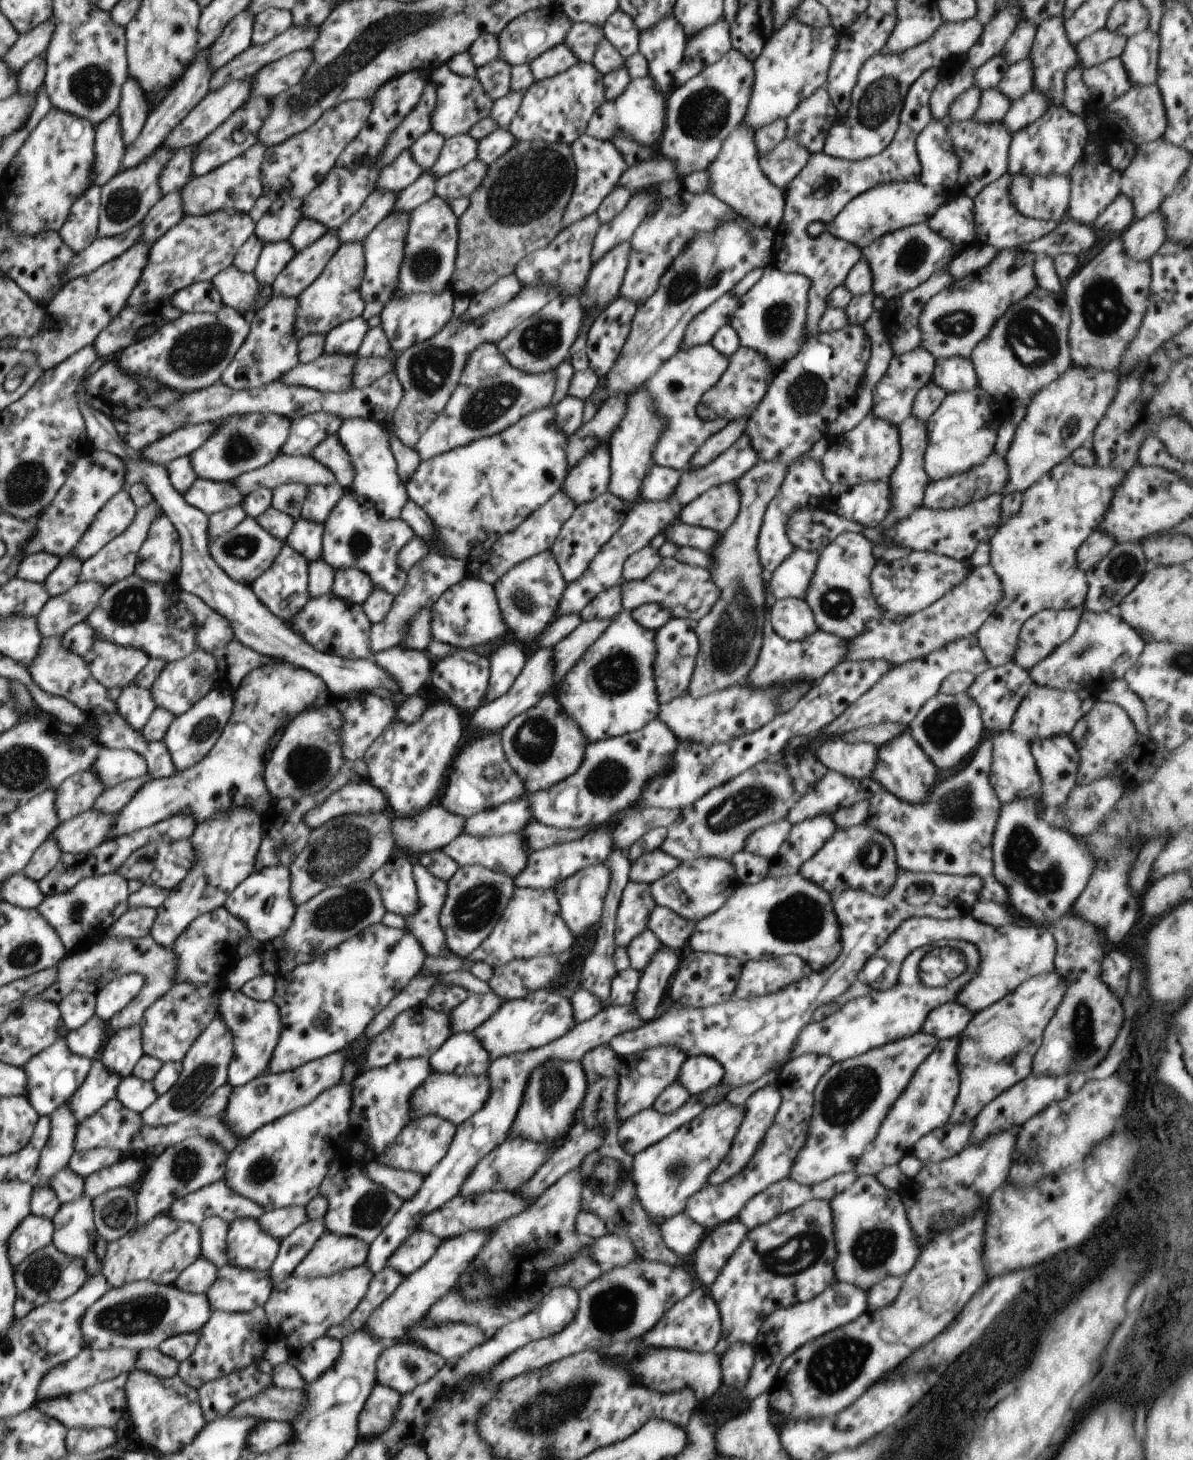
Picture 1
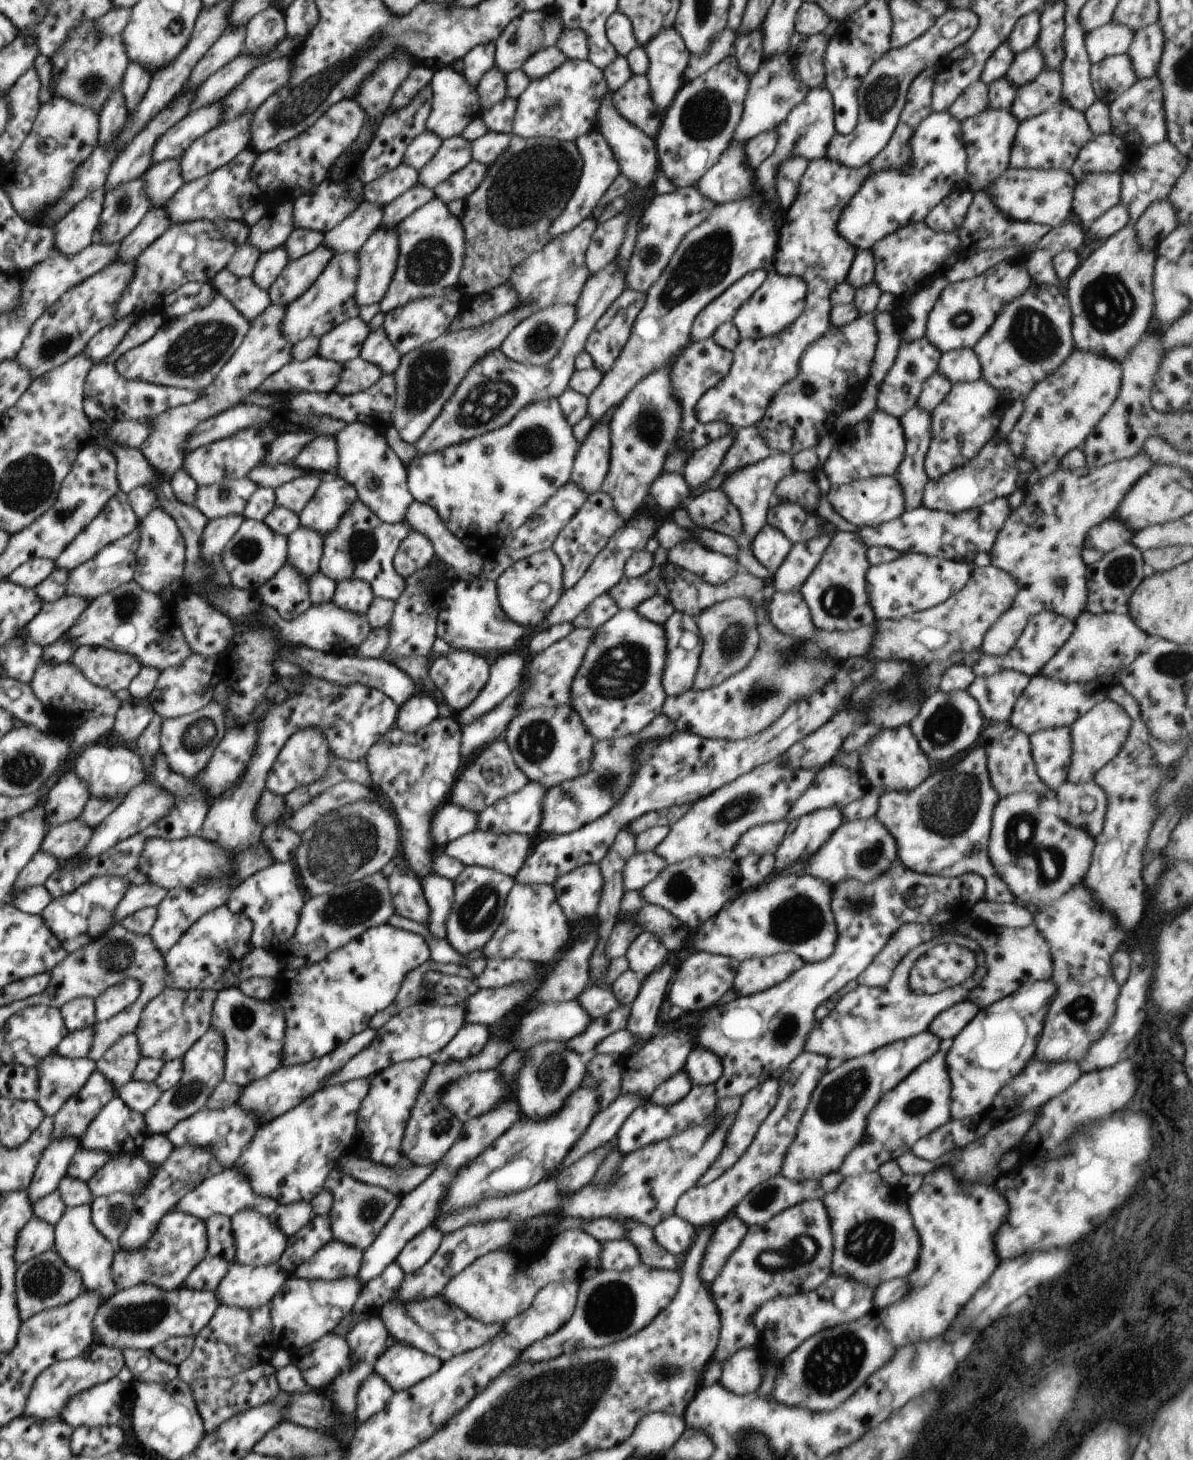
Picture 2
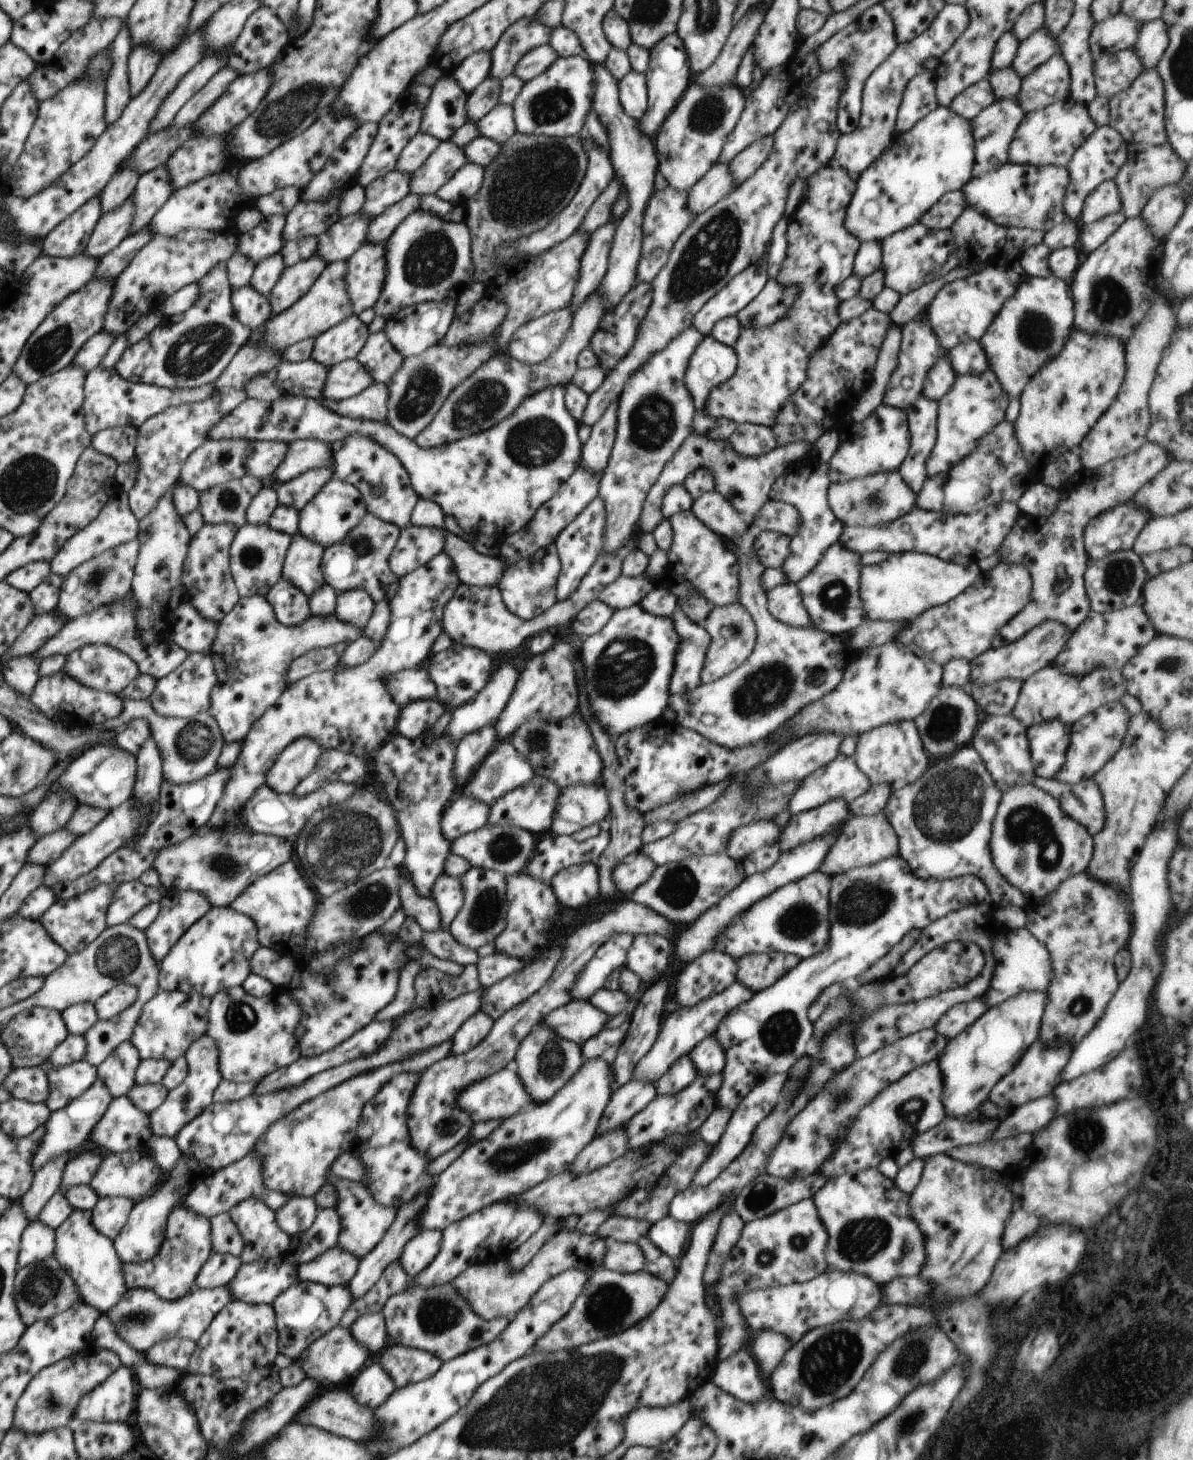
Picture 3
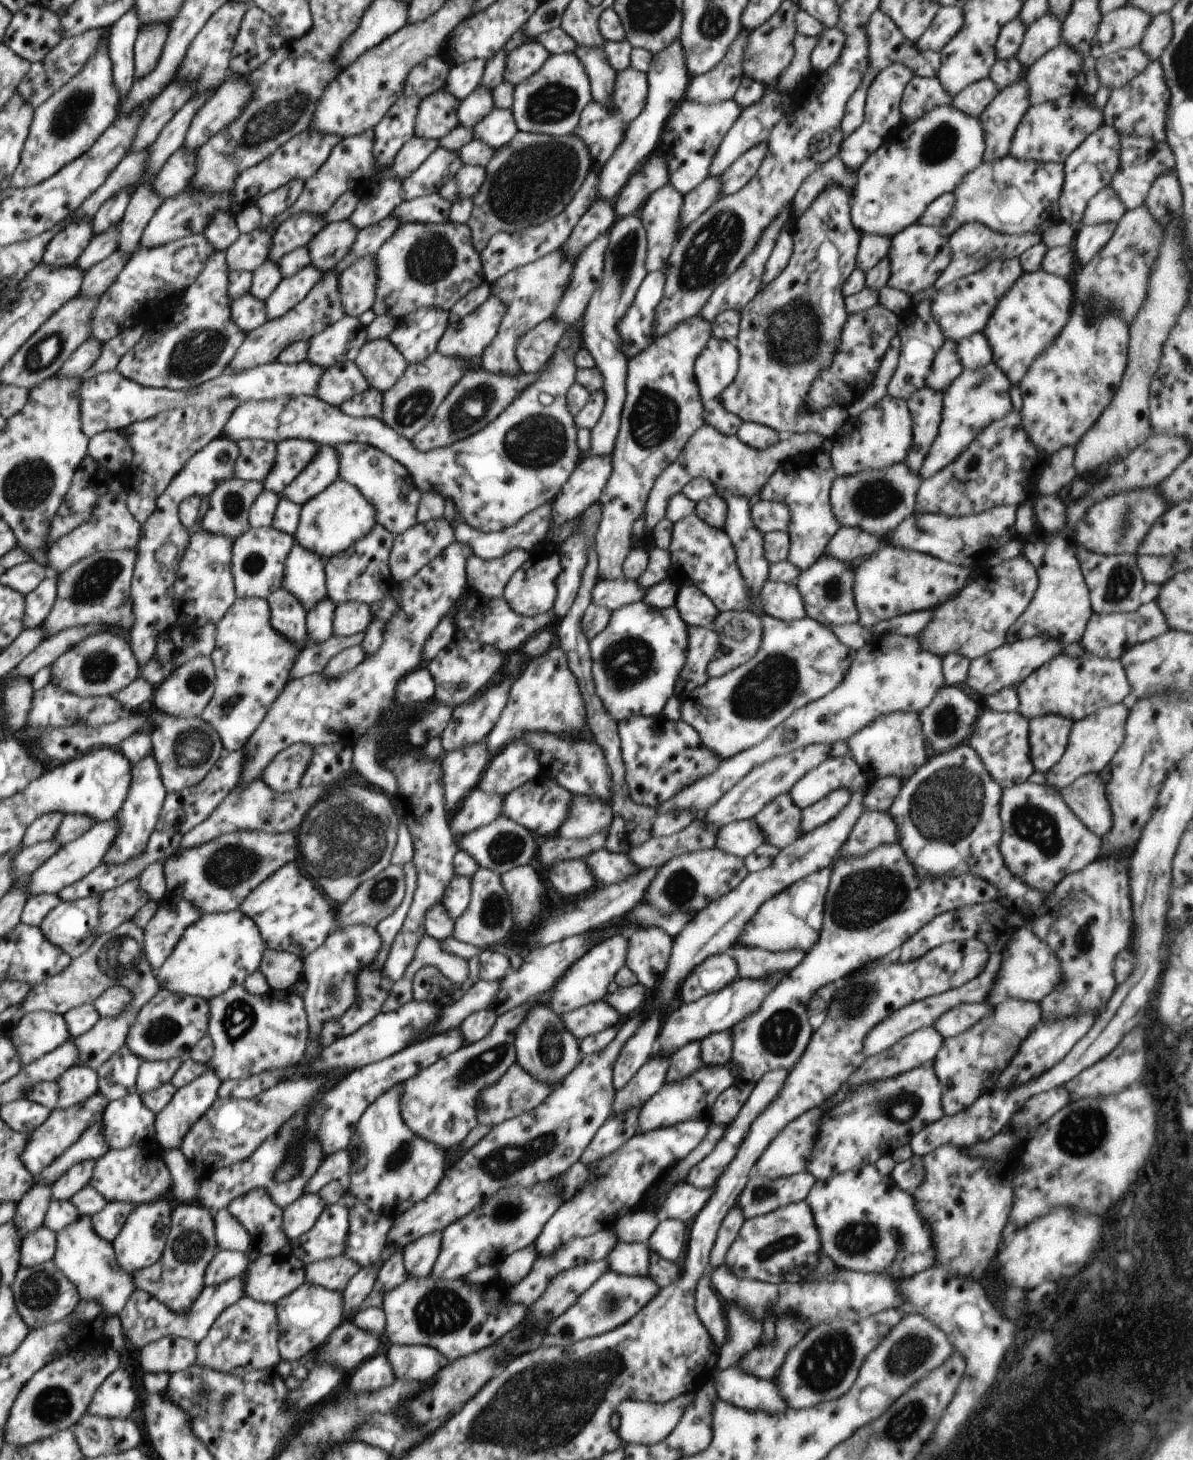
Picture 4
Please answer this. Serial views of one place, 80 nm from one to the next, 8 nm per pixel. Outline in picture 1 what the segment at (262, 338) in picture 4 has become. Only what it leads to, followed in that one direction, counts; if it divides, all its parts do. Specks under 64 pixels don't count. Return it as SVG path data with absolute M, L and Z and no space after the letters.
M364 241L342 243L334 256L325 264L318 278L299 294L297 298L299 307L294 323L297 340L313 334L326 335L338 325L361 316L366 304L359 292L365 273L363 244Z

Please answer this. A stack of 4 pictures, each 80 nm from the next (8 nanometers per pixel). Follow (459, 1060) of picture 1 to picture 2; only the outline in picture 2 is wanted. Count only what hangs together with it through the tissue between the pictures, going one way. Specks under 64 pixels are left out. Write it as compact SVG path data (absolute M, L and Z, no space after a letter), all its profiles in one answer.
M466 1022L463 1028L440 1050L436 1056L431 1057L433 1063L444 1064L454 1060L466 1060L482 1052L489 1038L488 1027L478 1022Z

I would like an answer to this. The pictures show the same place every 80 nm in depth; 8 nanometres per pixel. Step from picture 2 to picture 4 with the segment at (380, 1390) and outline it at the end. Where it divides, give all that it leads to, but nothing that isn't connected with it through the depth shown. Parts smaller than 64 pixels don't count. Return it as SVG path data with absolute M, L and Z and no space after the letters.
M384 1352L360 1363L355 1370L350 1378L350 1388L354 1392L376 1392L380 1388L389 1387L396 1379Z

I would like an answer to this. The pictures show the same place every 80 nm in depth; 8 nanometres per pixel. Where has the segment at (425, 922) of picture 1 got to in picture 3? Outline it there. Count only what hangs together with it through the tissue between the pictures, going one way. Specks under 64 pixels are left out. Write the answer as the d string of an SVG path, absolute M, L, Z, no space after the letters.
M448 874L436 878L432 886L432 899L438 906L443 929L448 929L464 906L464 888L460 878L452 878Z

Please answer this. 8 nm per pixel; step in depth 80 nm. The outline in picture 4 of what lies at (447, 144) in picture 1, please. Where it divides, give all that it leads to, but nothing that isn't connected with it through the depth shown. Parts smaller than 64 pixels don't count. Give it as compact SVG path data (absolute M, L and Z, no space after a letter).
M439 147L430 157L406 179L403 180L405 201L417 197L436 195L463 166L457 152Z

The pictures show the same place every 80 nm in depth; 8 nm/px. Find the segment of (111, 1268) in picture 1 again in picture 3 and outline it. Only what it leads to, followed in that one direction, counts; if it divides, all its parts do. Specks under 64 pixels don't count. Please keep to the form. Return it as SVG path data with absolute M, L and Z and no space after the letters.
M182 1204L176 1206L169 1215L166 1239L155 1256L138 1264L123 1264L124 1280L128 1289L152 1290L159 1298L174 1302L184 1298L196 1287L198 1272L212 1256L212 1228L210 1219L196 1214Z

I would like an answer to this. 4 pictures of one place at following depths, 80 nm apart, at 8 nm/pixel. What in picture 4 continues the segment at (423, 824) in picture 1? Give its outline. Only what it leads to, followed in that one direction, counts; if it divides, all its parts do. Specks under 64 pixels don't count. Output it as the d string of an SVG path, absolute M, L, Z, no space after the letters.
M472 789L464 798L463 802L450 815L449 827L455 836L465 835L474 829L490 824L496 817L500 816L503 797L491 795Z

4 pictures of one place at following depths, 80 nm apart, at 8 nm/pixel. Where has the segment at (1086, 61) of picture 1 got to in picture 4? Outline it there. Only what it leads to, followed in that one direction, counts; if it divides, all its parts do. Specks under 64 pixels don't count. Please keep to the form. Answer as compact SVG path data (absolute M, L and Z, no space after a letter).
M1128 4L1104 15L1095 35L1092 57L1098 59L1123 49L1139 47L1151 18Z

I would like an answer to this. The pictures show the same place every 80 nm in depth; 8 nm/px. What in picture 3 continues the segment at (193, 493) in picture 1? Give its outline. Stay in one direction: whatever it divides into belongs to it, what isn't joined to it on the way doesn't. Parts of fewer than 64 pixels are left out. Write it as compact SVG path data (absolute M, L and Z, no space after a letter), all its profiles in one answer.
M245 475L202 492L199 510L205 524L232 524L236 530L242 528L248 523L248 506L263 486L263 481Z

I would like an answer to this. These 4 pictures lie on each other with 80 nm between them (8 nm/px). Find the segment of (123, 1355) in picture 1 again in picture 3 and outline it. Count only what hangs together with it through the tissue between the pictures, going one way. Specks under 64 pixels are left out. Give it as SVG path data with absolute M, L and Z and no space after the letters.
M92 1346L40 1370L16 1402L11 1429L30 1436L72 1425L74 1410L78 1410L80 1400L105 1382L120 1366L120 1358L112 1350Z

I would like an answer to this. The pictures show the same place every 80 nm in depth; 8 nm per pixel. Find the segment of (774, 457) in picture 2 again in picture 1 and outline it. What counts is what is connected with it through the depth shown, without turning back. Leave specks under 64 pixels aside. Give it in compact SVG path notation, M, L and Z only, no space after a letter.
M756 461L736 482L741 496L741 507L736 520L727 531L721 532L714 548L706 553L713 557L713 565L709 568L714 584L720 589L720 596L710 612L697 622L696 634L699 640L698 651L687 693L695 699L730 688L738 682L746 680L748 673L754 668L763 645L763 624L769 616L766 605L767 577L757 551L758 533L763 516L769 502L777 495L778 489L787 473L787 464L776 461Z

